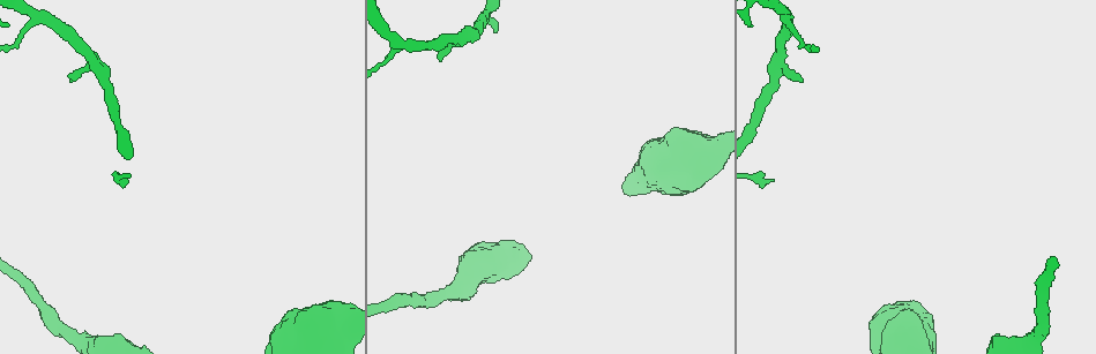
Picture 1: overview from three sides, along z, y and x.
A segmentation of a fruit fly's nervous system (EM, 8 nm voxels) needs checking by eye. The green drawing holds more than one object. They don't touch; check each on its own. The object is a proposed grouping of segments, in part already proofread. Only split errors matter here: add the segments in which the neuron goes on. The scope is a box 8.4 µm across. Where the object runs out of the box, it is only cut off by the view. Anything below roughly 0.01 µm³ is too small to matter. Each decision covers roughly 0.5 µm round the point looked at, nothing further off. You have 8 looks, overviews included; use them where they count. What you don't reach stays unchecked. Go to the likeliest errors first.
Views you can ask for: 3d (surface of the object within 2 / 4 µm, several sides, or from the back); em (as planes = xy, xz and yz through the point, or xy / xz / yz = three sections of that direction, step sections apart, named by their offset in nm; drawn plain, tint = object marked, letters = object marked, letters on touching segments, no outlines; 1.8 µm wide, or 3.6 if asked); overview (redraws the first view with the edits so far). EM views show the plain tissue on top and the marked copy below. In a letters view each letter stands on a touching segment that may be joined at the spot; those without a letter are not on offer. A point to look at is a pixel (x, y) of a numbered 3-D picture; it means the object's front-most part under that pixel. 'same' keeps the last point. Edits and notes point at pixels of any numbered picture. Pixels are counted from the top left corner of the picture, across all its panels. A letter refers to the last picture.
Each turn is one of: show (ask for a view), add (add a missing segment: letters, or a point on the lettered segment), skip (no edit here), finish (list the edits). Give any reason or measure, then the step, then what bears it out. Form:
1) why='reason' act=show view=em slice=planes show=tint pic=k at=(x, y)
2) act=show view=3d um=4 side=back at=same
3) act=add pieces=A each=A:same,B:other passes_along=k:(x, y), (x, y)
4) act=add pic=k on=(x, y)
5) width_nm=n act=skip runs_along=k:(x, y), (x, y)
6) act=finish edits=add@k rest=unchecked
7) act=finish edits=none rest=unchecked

why='an open end' act=show view=em slice=xz step=8 show=tint pic=1 at=(802, 79)

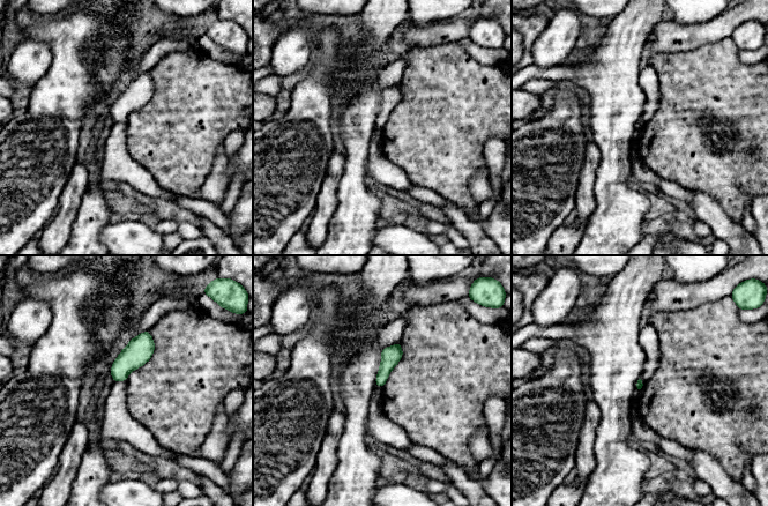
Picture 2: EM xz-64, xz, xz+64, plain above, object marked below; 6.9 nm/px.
act=show view=em slice=xz step=8 show=letters at=same

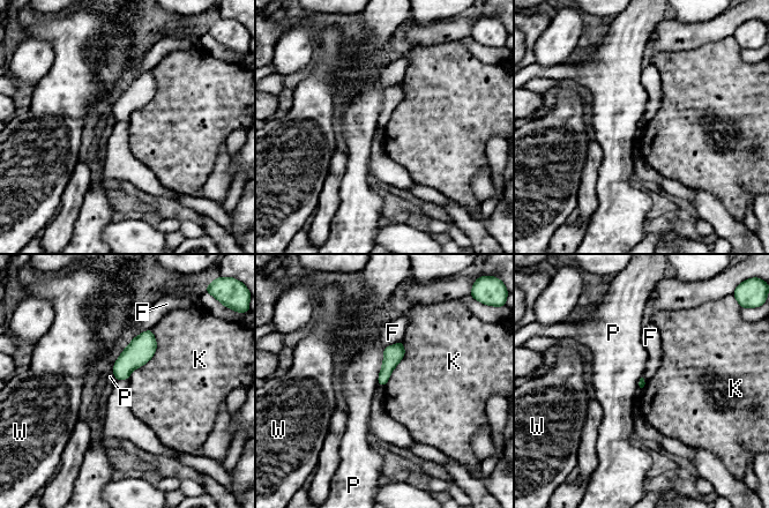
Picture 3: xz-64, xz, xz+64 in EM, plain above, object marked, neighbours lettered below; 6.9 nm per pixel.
act=skip each=F:other,K:other,P:other,W:other border=3:(152, 328), (156, 351), (128, 379) found='no lettered segment goes on from it'

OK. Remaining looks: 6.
why='thick turns thin' act=show view=em um=3.6 slice=planes show=letters pic=1 at=(323, 340)

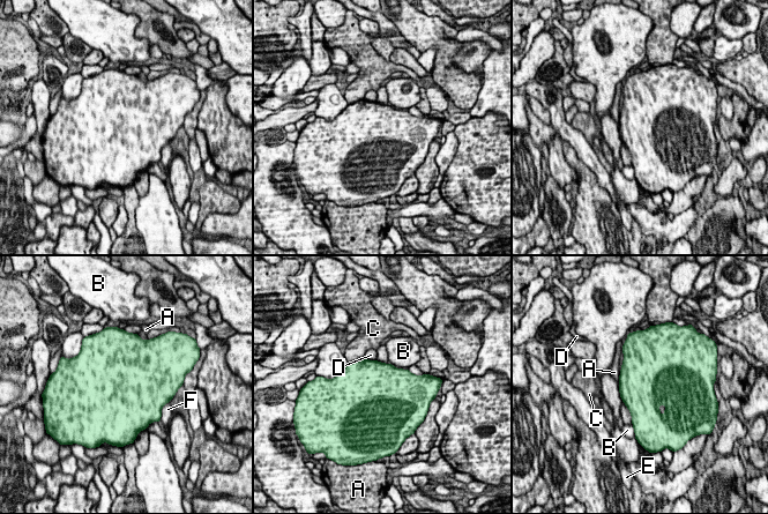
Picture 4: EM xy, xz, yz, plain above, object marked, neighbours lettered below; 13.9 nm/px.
width_nm=900 act=skip each=A:other,B:other,C:other,D:other,E:other,F:other border=4:(618, 381), (619, 396), (623, 401) found='no lettered segment goes on from it'

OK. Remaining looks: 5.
why='thick turns thin' act=show view=3d um=4 pic=1 at=(1030, 343)

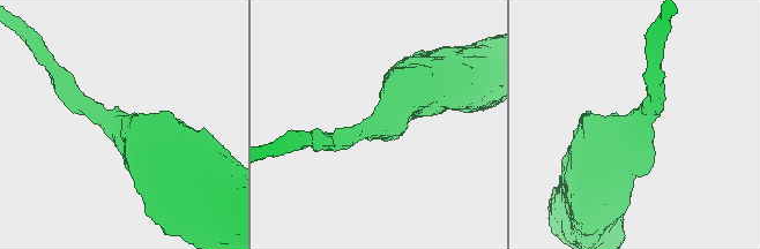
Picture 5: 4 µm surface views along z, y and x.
arm_widths_nm=280,750 why='need the tissue' act=show view=em um=3.6 slice=planes show=letters pic=5 at=(116, 124)

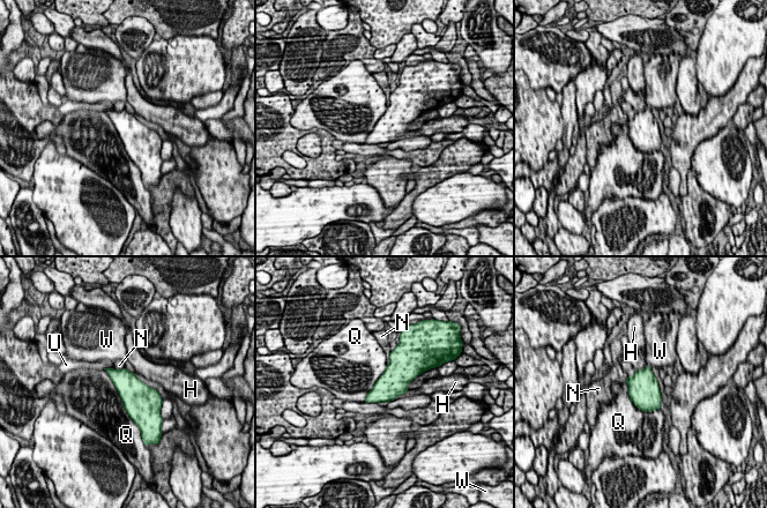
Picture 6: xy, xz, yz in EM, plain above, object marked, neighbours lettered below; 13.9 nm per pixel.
act=skip each=H:other,N:other,Q:other,U:other,W:other border=6:(625, 380), (639, 409), (660, 409) found='none of them fits'

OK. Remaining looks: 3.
act=finish edits=none rest=unchecked

